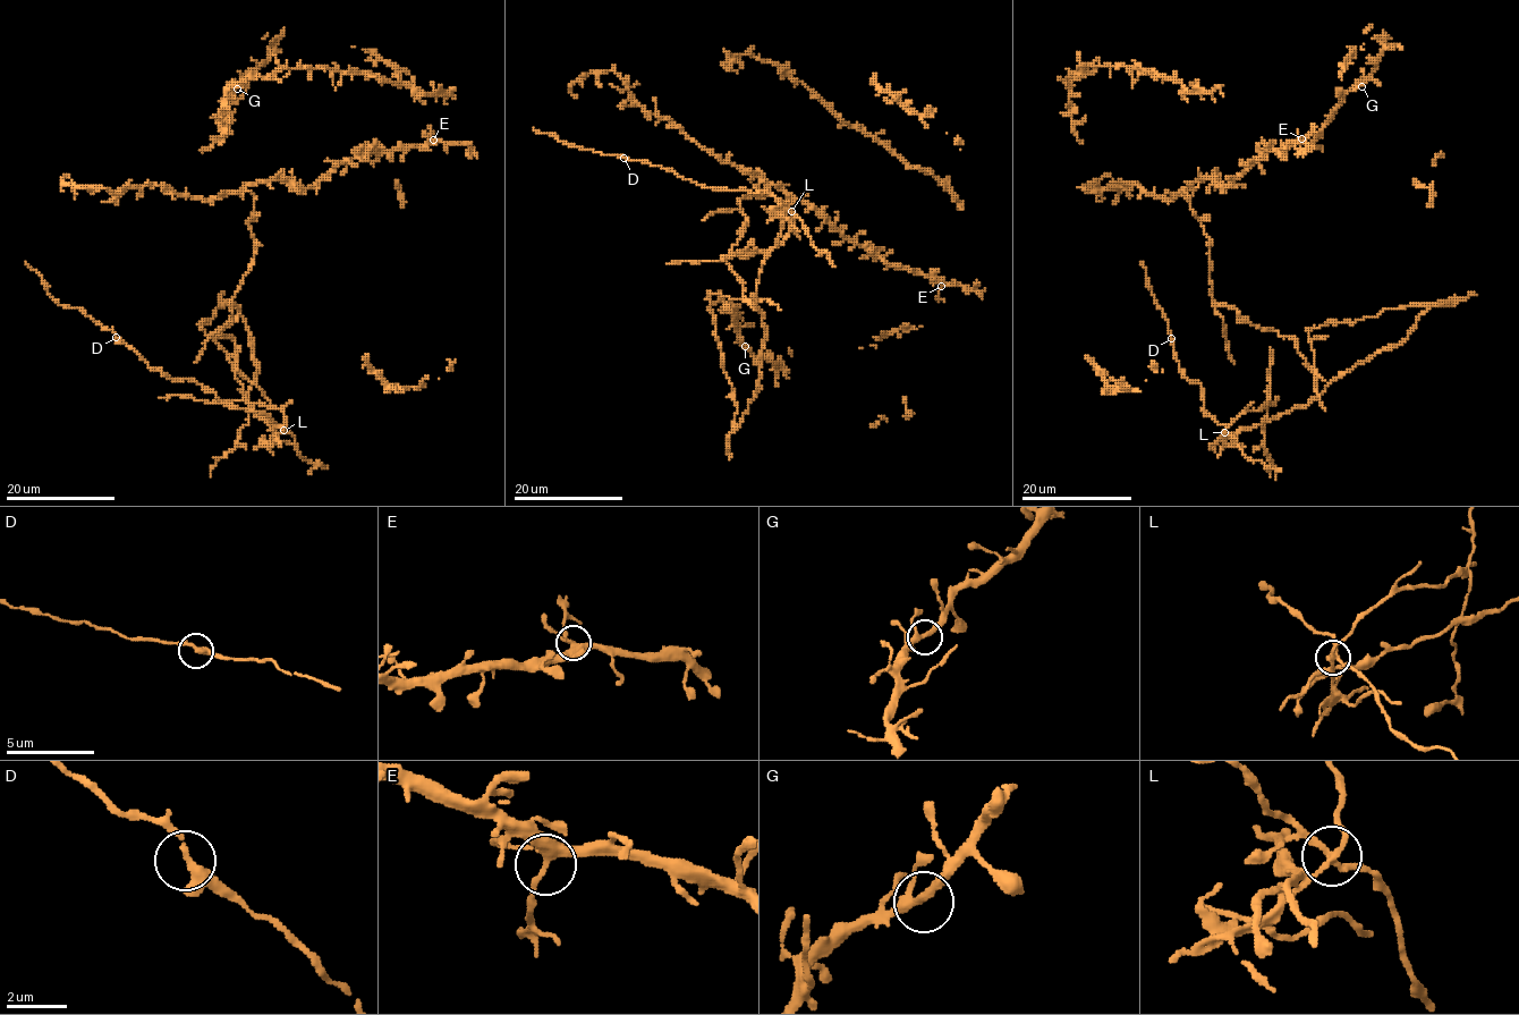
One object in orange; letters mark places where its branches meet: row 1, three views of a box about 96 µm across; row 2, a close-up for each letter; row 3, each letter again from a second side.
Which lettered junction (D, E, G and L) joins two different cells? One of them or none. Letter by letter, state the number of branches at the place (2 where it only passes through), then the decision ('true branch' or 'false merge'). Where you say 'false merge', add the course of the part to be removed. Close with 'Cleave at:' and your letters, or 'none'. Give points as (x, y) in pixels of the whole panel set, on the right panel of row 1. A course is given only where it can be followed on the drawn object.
D: 3 branches meet; true branch
E: 4 branches meet; true branch
G: 3 branches meet; true branch
L: 4 branches meet; false merge; foreign part runs (1225, 432), (1306, 406), (1454, 301), (1314, 327), (1314, 370), (1296, 339), (1214, 303), (1210, 239), (1182, 191)
Cleave at: L

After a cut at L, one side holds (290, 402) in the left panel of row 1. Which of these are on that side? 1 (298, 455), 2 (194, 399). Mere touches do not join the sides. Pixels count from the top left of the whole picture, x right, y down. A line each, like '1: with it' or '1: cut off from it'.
1: cut off from it
2: with it

